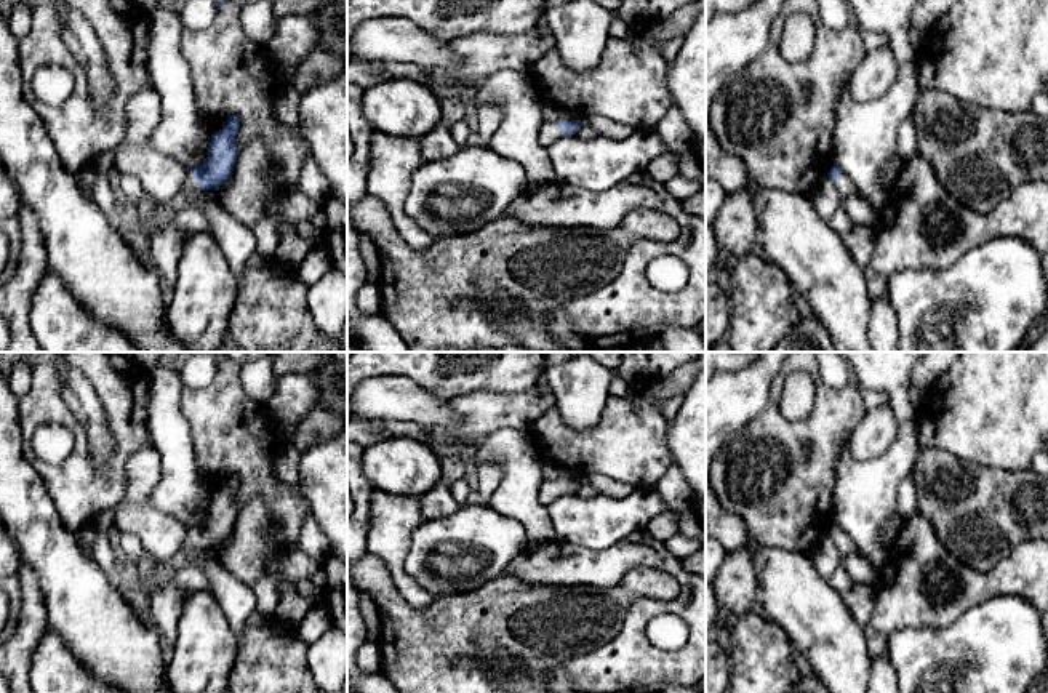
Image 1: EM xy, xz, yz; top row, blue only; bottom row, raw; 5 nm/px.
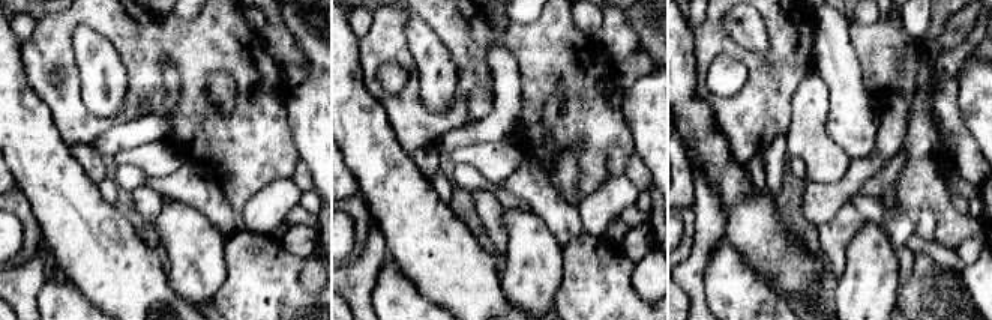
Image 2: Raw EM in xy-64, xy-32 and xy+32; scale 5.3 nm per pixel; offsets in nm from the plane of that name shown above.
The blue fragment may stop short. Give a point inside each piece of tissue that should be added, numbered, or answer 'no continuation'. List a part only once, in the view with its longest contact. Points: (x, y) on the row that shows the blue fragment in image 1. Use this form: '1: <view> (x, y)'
1: xy (154, 215)

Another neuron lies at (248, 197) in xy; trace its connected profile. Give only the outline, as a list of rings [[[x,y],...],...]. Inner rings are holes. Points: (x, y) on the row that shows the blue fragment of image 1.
[[[253,138],[238,152],[230,182],[221,192],[226,210],[251,229],[261,218],[277,210],[282,195],[264,176],[267,163],[269,152],[264,141]]]

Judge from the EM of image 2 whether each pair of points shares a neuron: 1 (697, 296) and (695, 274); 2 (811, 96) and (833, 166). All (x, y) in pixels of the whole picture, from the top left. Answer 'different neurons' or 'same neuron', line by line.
1: same neuron
2: same neuron

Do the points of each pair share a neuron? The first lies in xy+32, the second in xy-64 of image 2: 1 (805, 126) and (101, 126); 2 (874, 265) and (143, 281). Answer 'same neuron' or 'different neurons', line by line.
1: different neurons
2: different neurons

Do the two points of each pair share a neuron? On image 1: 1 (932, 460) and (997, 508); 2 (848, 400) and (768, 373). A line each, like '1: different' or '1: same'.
1: same
2: different

